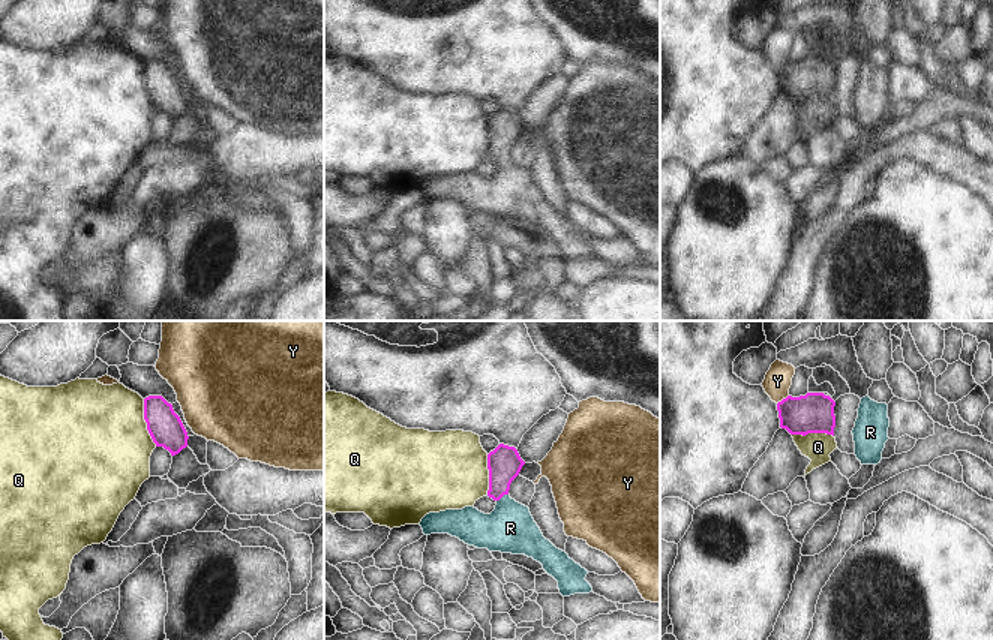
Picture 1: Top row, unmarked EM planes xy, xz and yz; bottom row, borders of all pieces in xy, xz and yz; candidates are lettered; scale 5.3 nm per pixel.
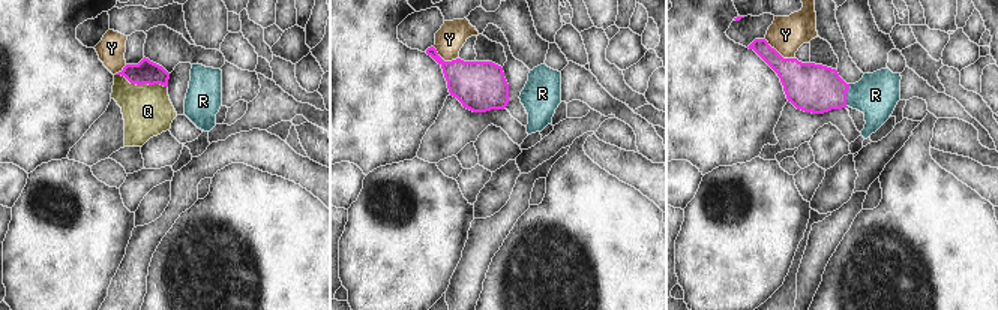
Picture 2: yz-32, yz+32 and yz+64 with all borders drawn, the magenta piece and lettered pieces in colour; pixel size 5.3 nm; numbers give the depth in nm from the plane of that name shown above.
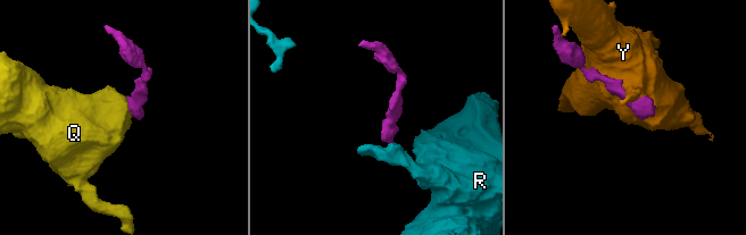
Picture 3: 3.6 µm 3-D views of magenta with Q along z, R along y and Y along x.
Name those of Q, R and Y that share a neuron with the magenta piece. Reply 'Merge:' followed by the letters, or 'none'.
Merge: R

